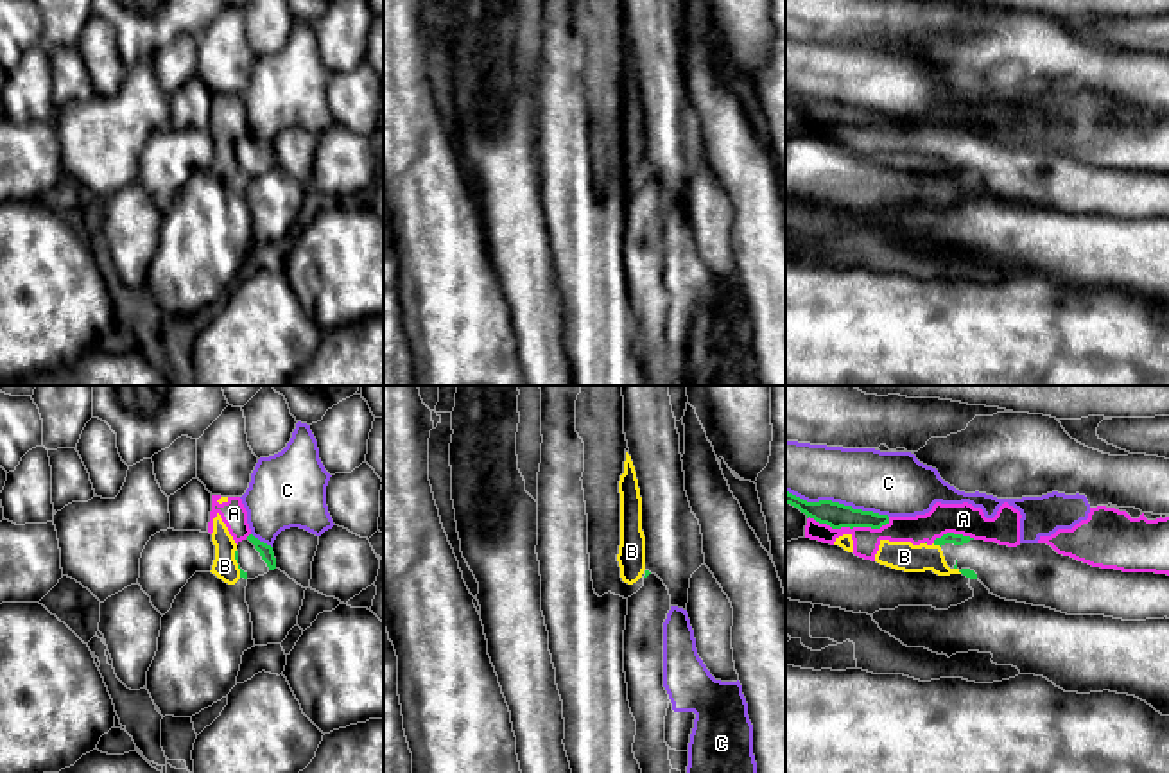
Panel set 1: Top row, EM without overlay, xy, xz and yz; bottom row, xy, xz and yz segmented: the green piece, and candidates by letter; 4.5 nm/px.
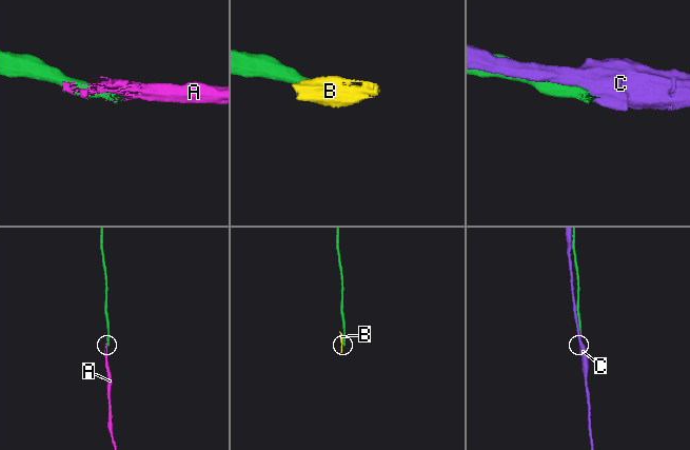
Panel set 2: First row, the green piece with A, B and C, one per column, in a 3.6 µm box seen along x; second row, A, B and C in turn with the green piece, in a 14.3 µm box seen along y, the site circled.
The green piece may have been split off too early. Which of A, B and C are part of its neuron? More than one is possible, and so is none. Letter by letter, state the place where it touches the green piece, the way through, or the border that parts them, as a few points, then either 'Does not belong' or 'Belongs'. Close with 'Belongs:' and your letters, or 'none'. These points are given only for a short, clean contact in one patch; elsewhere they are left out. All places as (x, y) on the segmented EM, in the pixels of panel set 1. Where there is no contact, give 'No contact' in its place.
A: Touches green at yz (848, 526). Does not belong
B: Touches green at yz (936, 544). Does not belong
C: Touches green at yz (838, 503). Does not belong
Belongs: none

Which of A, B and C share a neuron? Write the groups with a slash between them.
A B / C

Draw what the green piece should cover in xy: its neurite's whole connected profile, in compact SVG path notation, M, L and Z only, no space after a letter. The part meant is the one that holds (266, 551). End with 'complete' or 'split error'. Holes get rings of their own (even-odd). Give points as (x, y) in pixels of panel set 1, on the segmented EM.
M253 534L238 542L235 560L240 569L240 578L244 579L255 579L276 569L273 547Z | split error

